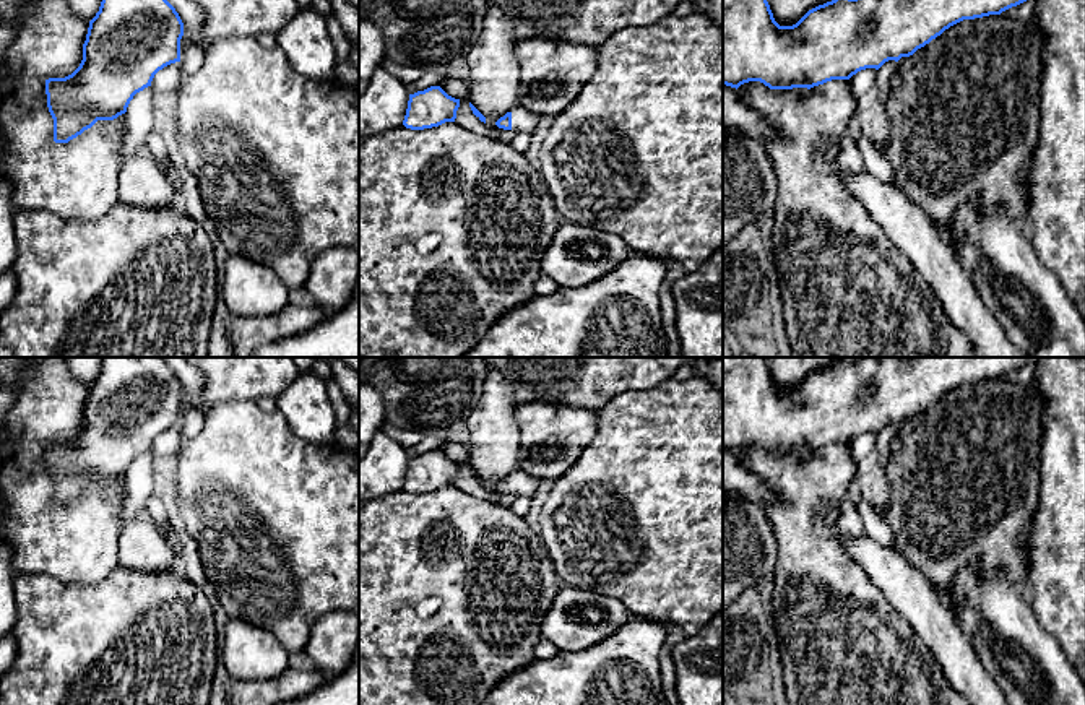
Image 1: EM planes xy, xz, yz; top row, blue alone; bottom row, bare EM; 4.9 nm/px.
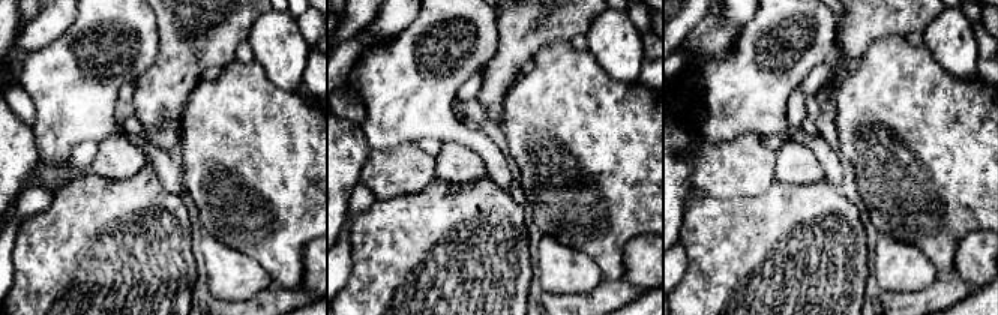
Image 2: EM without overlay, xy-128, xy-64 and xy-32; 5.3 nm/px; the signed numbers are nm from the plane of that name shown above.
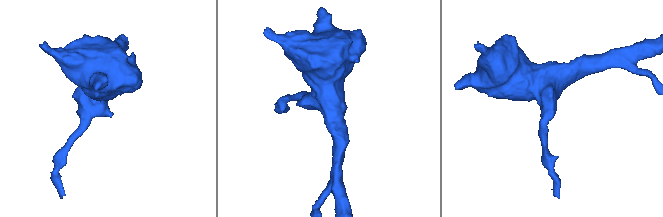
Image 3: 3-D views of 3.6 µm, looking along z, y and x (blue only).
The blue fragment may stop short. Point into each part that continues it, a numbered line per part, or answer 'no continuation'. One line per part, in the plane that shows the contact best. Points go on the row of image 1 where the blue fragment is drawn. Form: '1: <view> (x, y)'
1: xz (522, 121)

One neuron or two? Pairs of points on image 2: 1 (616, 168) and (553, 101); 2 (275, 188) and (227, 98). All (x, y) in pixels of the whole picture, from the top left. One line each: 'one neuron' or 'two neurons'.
1: one neuron
2: one neuron

